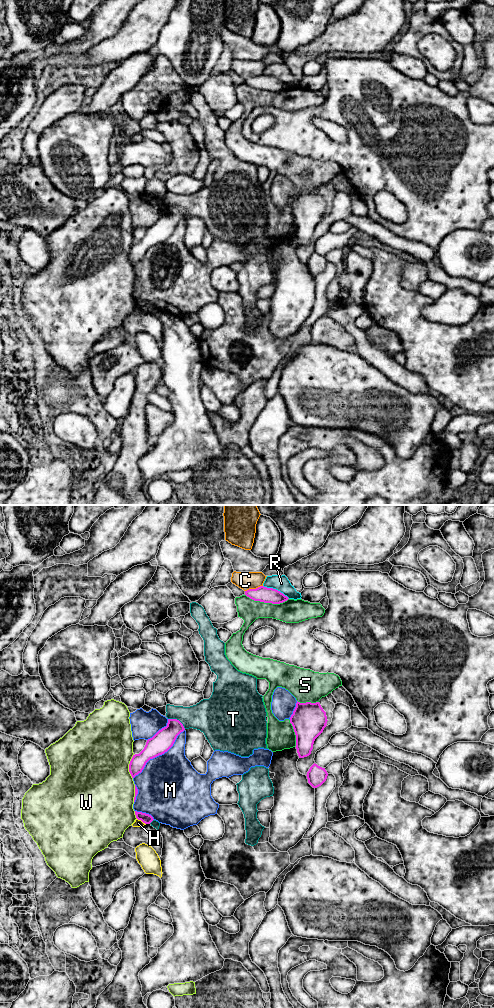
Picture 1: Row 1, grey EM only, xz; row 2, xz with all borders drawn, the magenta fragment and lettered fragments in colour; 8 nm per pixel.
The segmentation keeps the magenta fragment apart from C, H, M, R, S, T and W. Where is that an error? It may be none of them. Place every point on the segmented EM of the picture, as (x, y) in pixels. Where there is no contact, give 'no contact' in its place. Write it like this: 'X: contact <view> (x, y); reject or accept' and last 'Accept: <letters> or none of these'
C: contact xz (253, 589); reject
H: contact xz (141, 820); reject
M: contact xz (159, 754); reject
R: contact xz (275, 589); reject
S: contact xz (267, 602); reject
T: contact xz (176, 719); reject
W: contact xz (129, 766); reject
Accept: none of these

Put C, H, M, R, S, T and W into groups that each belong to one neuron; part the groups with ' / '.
C / H / M / R / S / T / W

